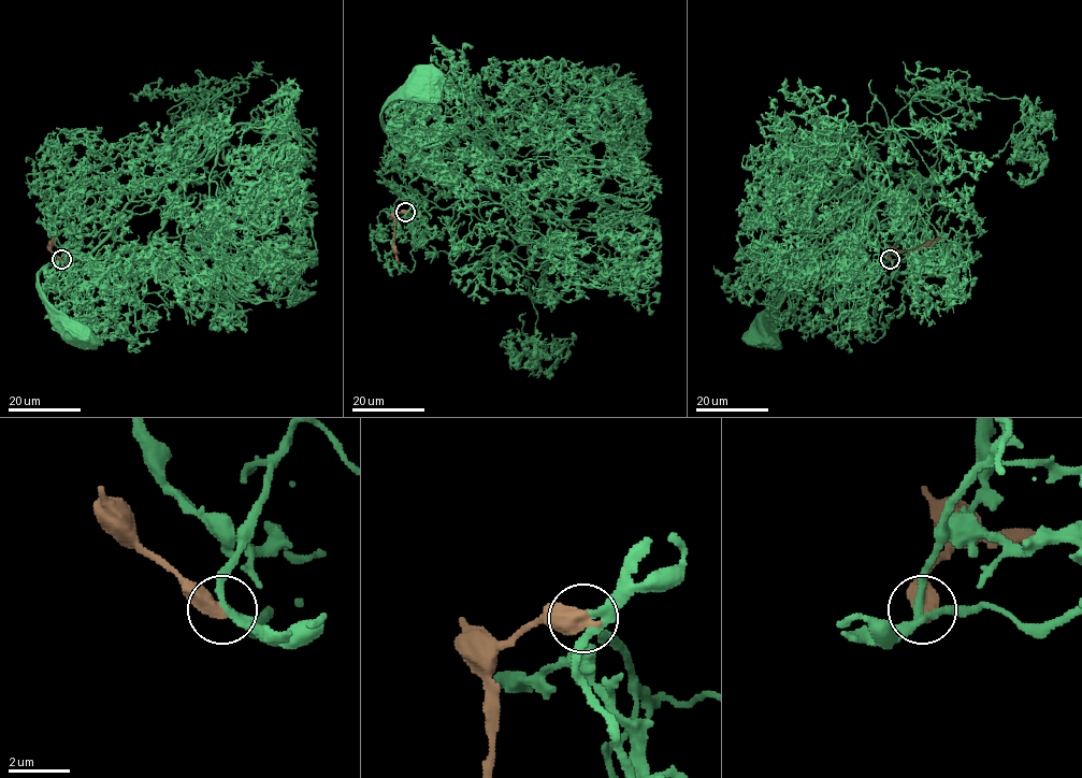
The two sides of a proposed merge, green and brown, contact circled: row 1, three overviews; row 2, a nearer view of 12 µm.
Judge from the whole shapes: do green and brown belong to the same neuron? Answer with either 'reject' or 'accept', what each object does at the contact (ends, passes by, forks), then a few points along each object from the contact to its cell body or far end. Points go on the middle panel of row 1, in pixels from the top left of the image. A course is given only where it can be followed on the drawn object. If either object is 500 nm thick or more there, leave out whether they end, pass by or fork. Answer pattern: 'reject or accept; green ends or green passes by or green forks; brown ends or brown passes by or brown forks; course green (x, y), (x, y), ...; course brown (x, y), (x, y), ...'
reject; course green (405, 212), (443, 234), (471, 189), (441, 147), (444, 163), (423, 158), (407, 126), (381, 123), (421, 82); course brown (405, 212), (400, 212), (394, 218), (394, 251), (398, 262)

